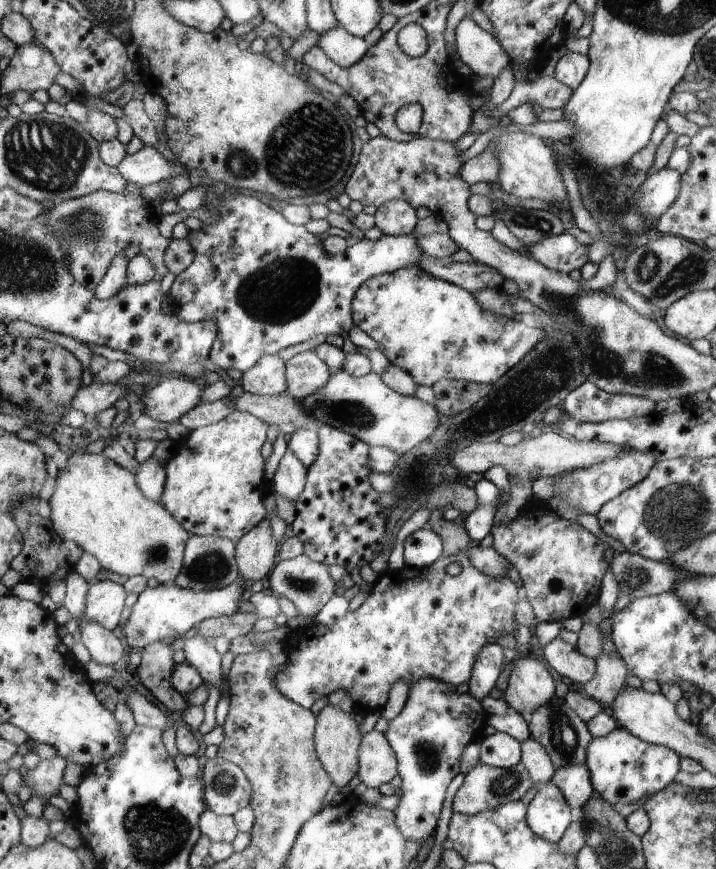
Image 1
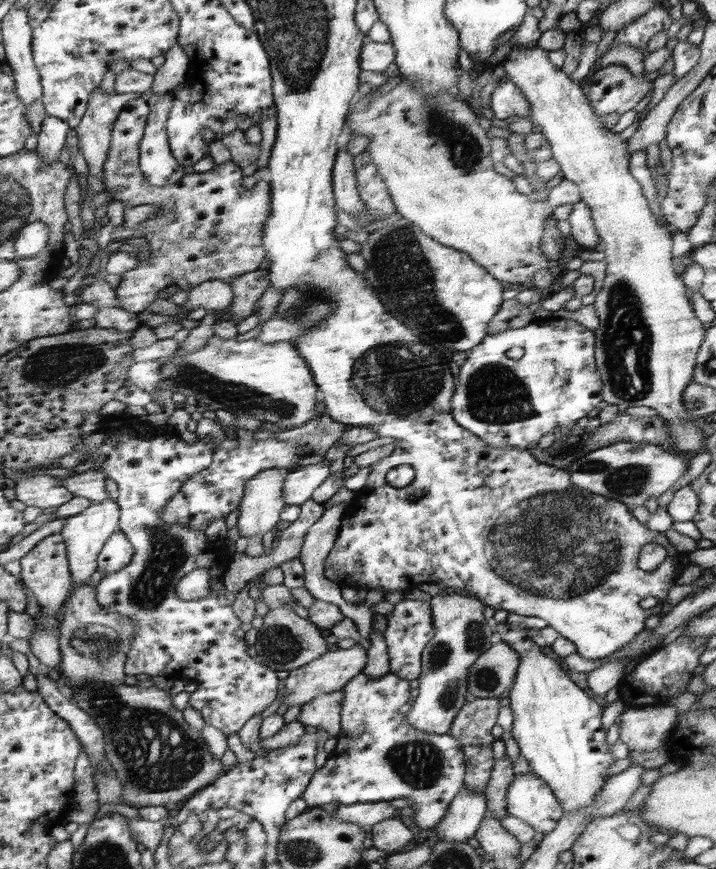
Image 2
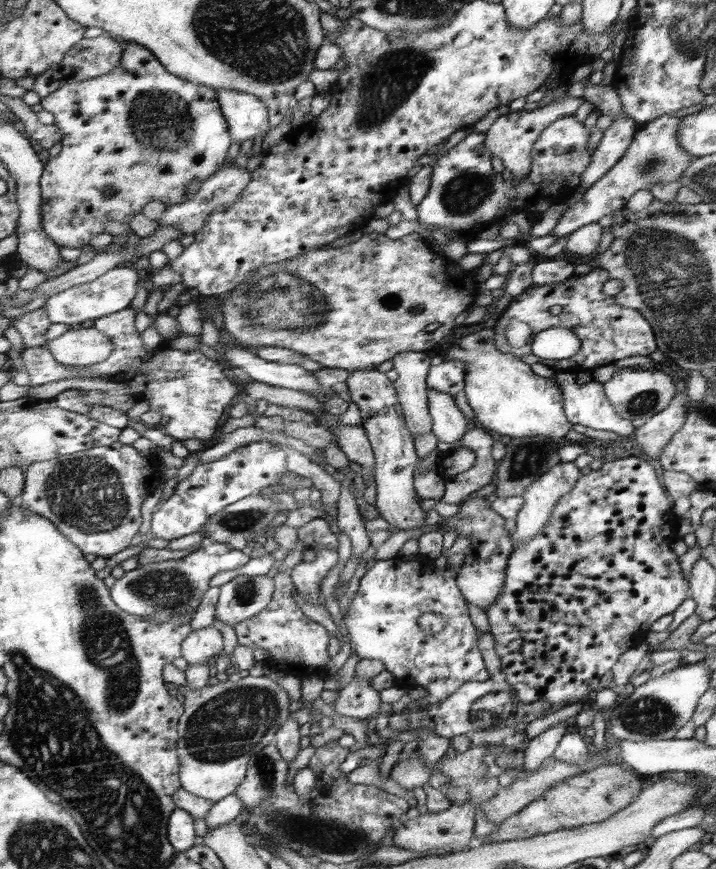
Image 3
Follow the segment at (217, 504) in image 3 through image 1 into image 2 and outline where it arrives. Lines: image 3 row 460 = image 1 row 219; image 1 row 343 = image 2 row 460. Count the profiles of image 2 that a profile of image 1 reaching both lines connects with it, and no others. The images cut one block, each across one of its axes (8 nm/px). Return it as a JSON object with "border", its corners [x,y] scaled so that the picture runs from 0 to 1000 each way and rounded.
{"border":[[[282,480],[275,487],[275,504],[296,505],[302,510],[300,527],[288,541],[263,550],[253,557],[251,565],[240,571],[235,582],[229,583],[228,598],[232,603],[257,603],[268,610],[288,610],[291,603],[307,596],[316,596],[324,587],[330,587],[341,571],[346,554],[355,551],[365,542],[374,539],[397,539],[408,543],[416,537],[422,527],[434,525],[436,517],[430,512],[413,512],[405,507],[391,507],[383,503],[369,506],[324,505],[310,494],[306,484]]]}

